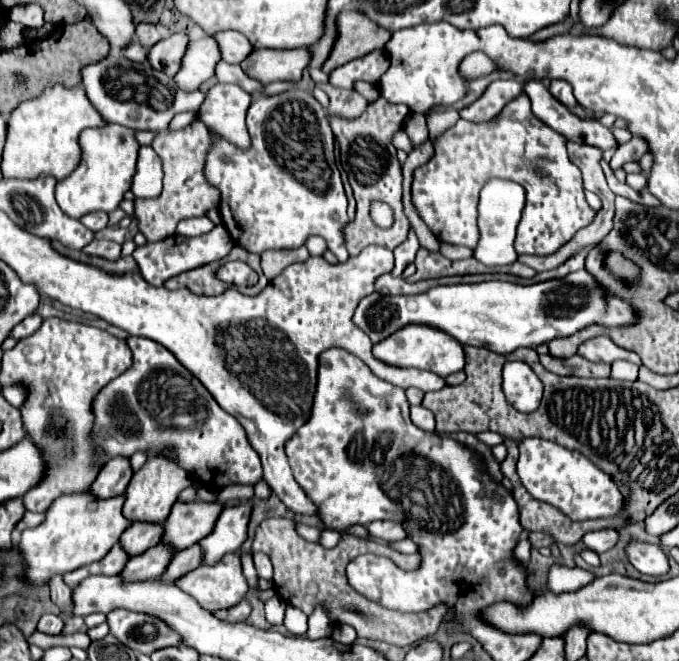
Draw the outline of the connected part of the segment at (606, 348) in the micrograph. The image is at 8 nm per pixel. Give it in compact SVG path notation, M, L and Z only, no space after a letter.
M600 336L600 338L592 338L592 340L586 340L580 348L578 348L578 354L592 360L592 362L606 362L606 364L612 364L614 360L628 360L628 362L634 362L634 364L642 364L638 354L634 352L628 352L628 350L622 350L618 348L610 338L606 336Z

